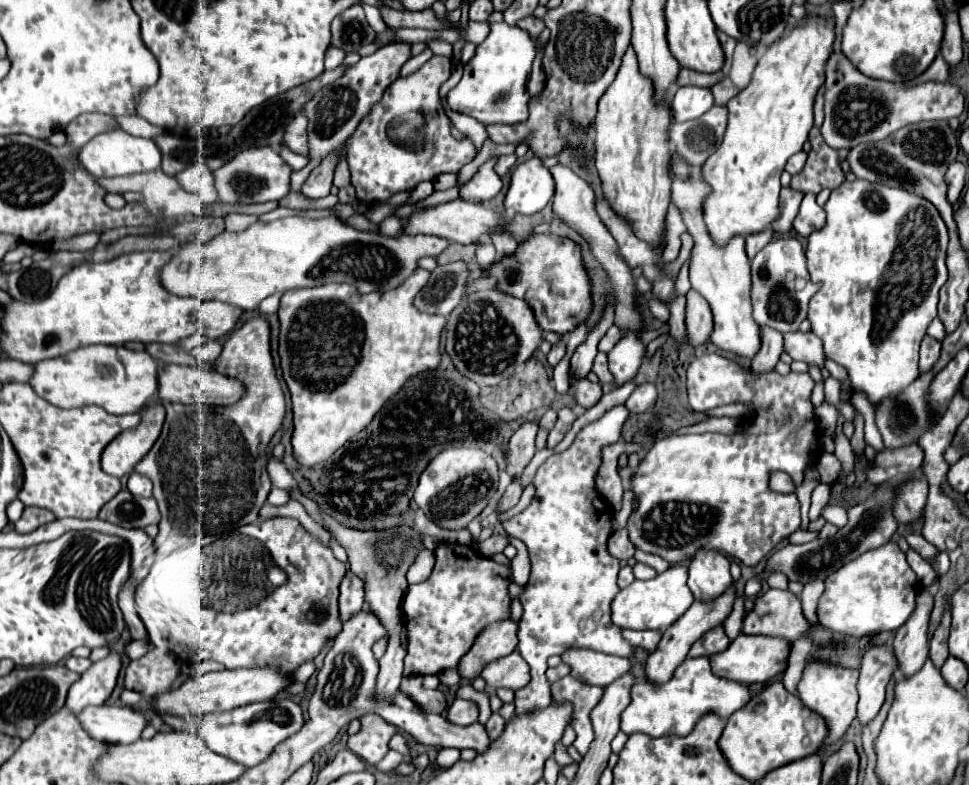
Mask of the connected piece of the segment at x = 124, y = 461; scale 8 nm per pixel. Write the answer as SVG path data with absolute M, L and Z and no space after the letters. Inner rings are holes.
M152 405L144 407L140 413L140 423L134 429L126 429L116 435L102 453L102 469L108 475L122 477L132 473L134 465L146 455L160 435L164 423L164 407Z

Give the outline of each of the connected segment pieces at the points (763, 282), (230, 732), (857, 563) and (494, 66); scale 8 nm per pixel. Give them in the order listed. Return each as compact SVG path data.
M780 237L770 241L750 263L752 269L752 317L758 325L768 325L780 333L798 331L806 319L808 301L816 293L816 285L808 279L804 249L796 239Z
M286 697L286 699L276 699L276 701L244 705L244 707L232 709L232 711L224 711L224 713L204 715L200 733L202 733L204 743L214 753L224 755L244 767L254 767L254 765L266 761L272 755L272 751L282 741L286 741L290 735L300 731L302 725L304 725L304 717L302 717L300 705Z
M886 543L828 575L826 589L818 599L816 615L832 633L862 639L882 631L896 631L904 625L916 607L918 591L920 581L906 563L906 555L896 543Z
M504 21L490 25L488 37L476 47L474 57L464 65L464 75L460 83L448 93L448 107L456 113L470 115L482 125L502 123L512 125L528 119L528 99L526 91L528 75L536 55L536 43L520 27L510 27Z

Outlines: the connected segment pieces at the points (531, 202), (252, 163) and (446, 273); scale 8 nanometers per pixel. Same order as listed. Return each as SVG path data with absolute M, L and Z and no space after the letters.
M530 157L516 165L512 171L510 189L506 195L506 213L510 209L522 215L534 215L542 211L554 197L554 179L550 171L542 165L540 157Z
M248 147L234 155L220 169L212 171L214 187L222 203L264 203L278 201L290 193L290 165L272 147Z
M462 261L436 267L430 273L428 283L414 297L414 307L422 313L448 317L450 311L462 299L466 279L468 279L468 265Z

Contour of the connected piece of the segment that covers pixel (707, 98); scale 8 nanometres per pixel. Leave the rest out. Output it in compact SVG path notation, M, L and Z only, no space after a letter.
M688 85L688 87L678 87L674 99L672 99L672 107L676 113L676 121L690 121L690 119L698 119L700 115L704 115L710 107L714 105L714 97L712 91L706 87L696 87L696 85Z

